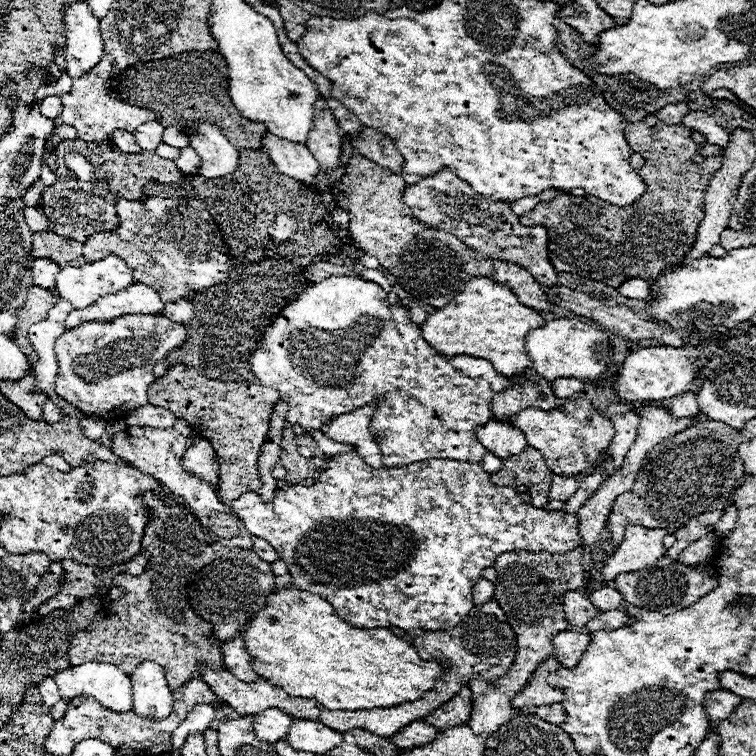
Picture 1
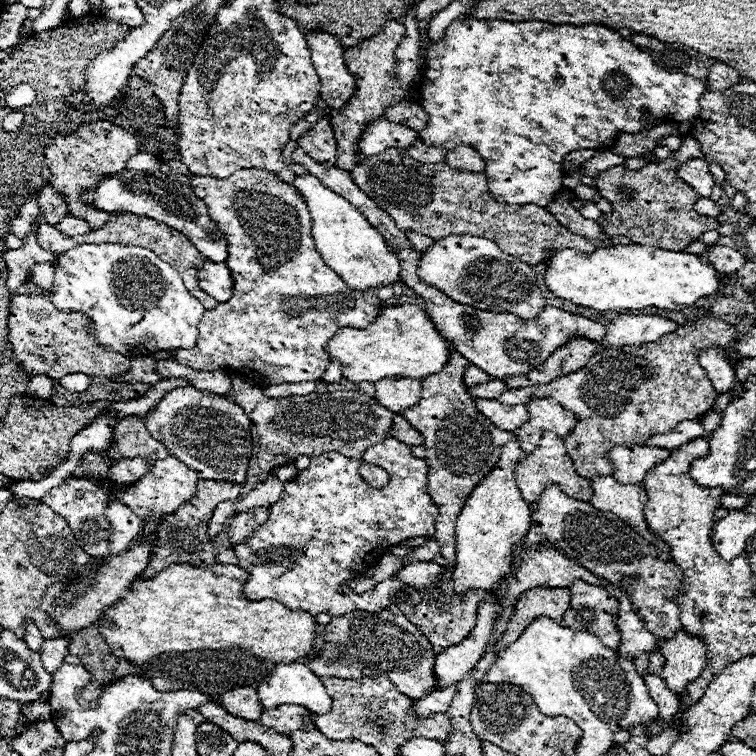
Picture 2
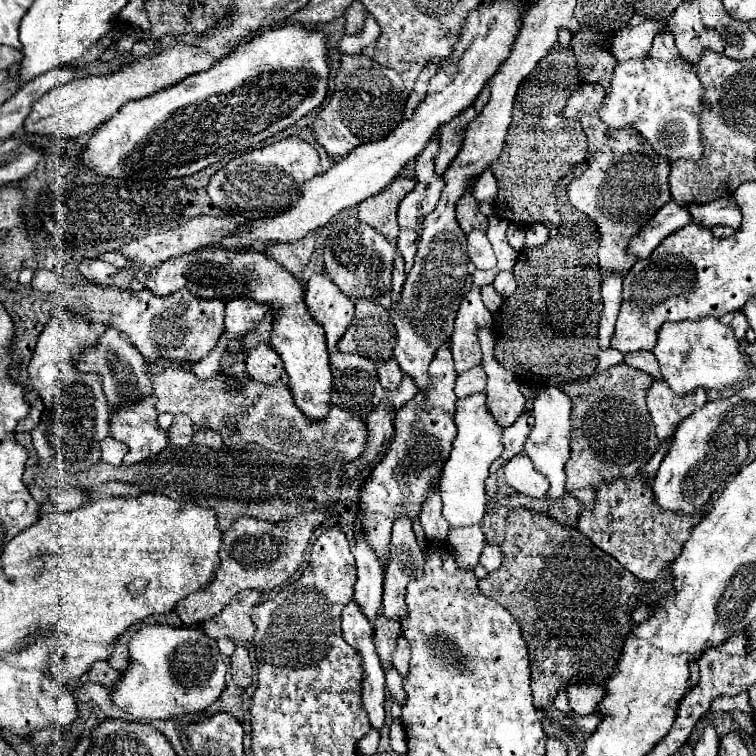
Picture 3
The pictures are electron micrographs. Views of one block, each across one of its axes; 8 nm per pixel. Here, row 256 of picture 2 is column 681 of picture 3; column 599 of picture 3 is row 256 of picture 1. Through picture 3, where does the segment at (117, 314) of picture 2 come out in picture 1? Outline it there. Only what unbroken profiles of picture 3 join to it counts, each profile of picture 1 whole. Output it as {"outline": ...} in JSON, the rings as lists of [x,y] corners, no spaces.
{"outline":[[[108,256],[82,268],[62,268],[56,278],[56,292],[60,292],[72,308],[86,308],[102,296],[128,288],[132,282],[132,270],[124,264],[124,260]]]}

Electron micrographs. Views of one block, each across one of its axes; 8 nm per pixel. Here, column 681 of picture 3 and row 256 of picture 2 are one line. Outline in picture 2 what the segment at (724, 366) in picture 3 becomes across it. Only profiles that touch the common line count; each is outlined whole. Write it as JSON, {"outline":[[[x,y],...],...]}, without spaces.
{"outline":[[[300,174],[294,178],[294,186],[304,196],[312,216],[312,238],[316,250],[320,252],[324,264],[332,268],[350,288],[366,290],[374,286],[394,284],[398,280],[400,264],[390,252],[386,240],[378,230],[374,230],[368,220],[342,196],[326,188],[316,176]]]}

